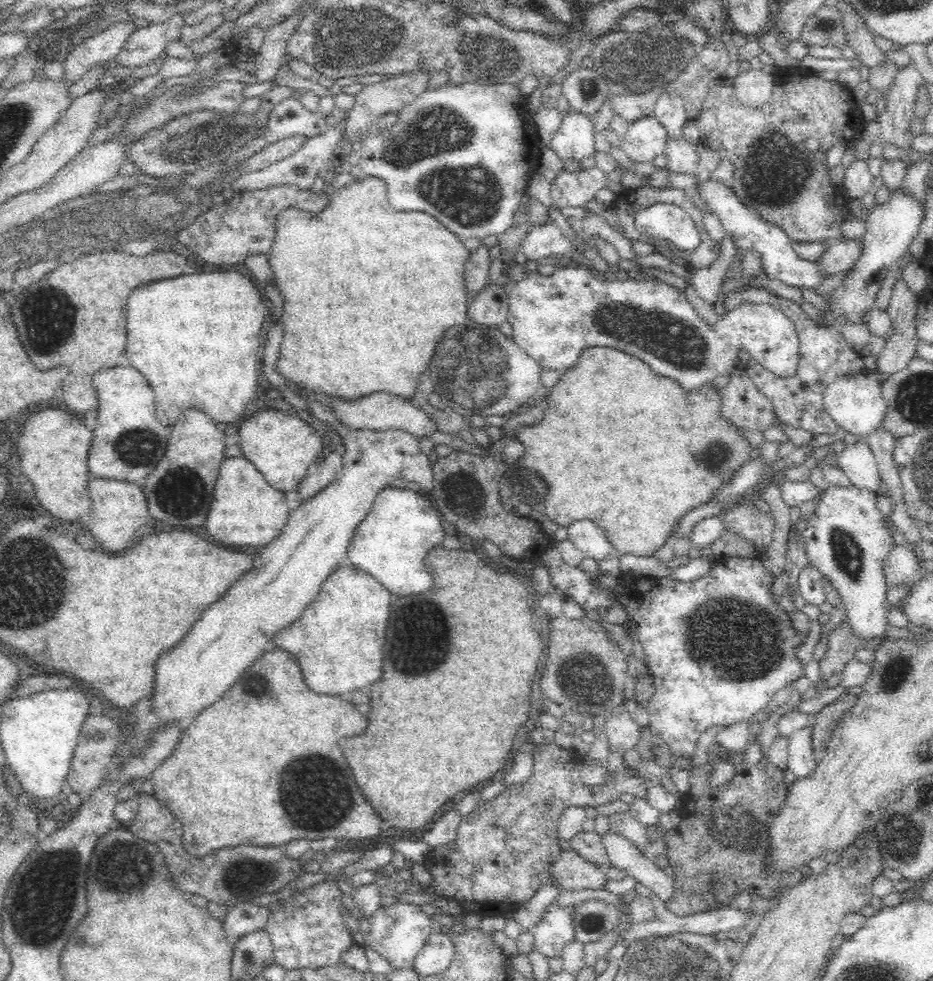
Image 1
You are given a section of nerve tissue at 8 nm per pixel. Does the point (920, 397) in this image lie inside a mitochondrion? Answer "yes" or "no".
yes

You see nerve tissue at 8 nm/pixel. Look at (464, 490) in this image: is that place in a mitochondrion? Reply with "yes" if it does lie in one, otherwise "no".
yes

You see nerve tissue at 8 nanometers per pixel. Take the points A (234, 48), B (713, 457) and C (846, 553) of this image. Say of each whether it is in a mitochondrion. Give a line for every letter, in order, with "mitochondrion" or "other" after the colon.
A: other
B: mitochondrion
C: mitochondrion

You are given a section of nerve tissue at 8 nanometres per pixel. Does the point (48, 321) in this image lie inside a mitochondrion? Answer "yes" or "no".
yes

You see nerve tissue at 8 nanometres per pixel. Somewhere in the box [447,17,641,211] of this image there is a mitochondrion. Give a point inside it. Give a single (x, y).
(485, 55)

